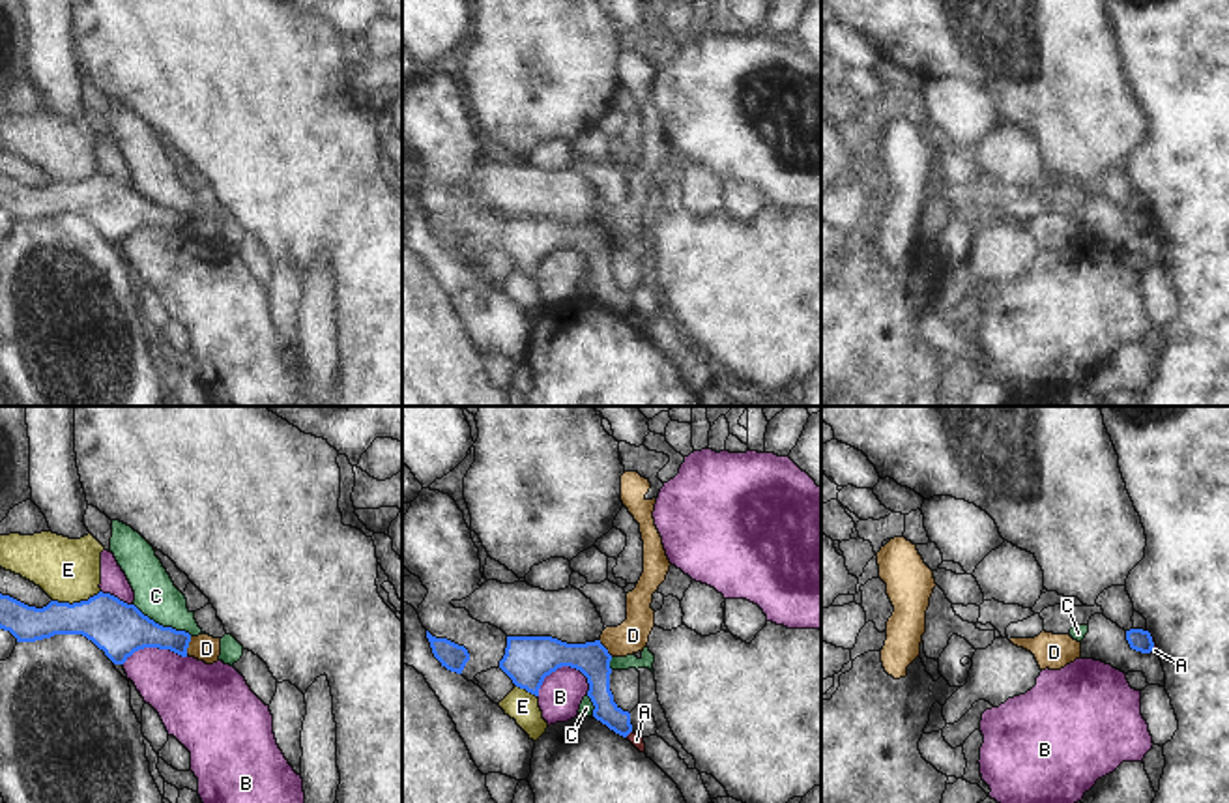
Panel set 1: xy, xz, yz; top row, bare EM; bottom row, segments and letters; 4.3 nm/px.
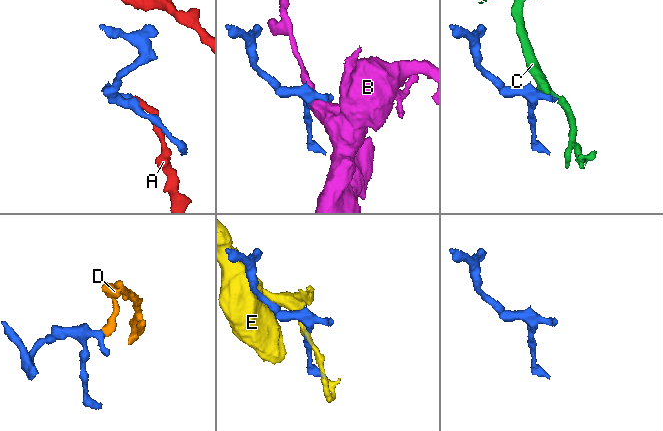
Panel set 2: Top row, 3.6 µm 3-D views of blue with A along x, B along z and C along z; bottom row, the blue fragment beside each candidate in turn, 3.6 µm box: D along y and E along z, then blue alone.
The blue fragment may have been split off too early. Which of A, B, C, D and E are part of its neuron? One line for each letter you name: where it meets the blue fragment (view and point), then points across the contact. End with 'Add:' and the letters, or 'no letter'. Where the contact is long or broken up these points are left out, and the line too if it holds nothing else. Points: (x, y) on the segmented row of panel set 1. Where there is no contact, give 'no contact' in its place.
Add: no letter

